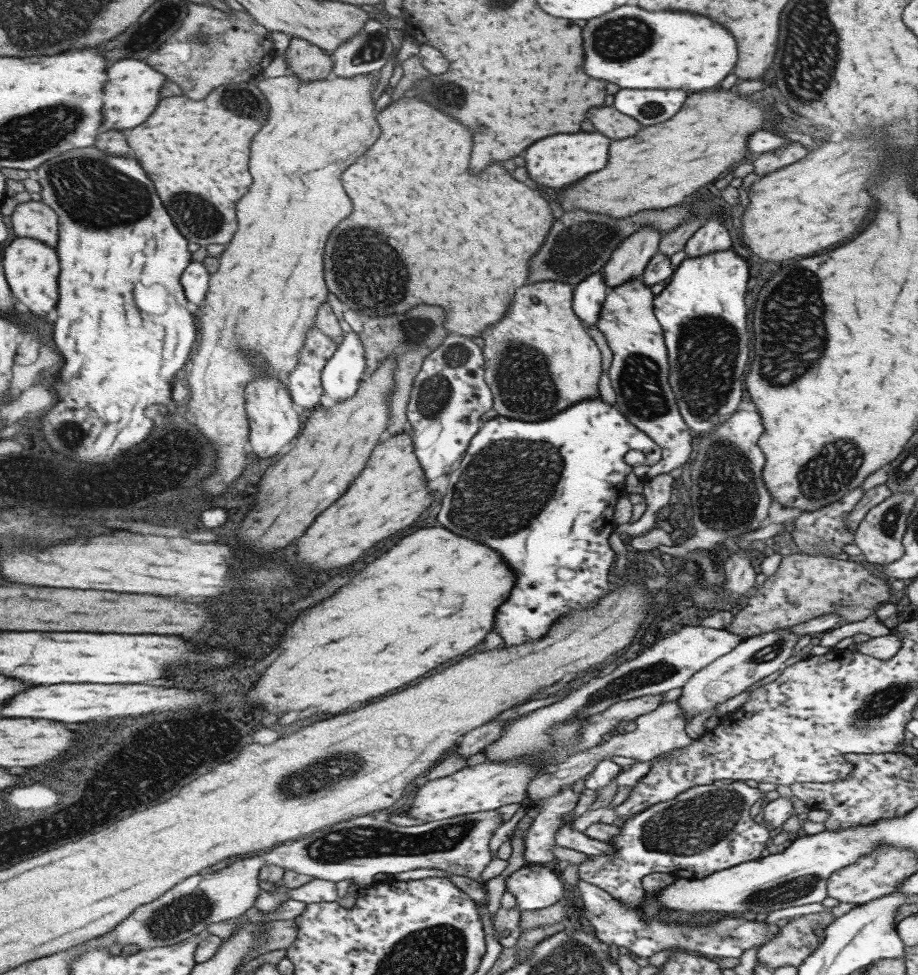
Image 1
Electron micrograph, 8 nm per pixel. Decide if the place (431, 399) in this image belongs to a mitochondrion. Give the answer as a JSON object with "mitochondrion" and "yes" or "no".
{"mitochondrion":"yes"}

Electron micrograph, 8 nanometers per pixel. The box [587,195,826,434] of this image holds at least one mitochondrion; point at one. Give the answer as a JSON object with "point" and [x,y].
{"point":[709,349]}

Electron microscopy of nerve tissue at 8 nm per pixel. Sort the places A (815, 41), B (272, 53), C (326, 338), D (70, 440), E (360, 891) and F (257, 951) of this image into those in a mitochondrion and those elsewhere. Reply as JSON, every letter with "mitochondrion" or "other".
{"A":"mitochondrion","B":"other","C":"other","D":"mitochondrion","E":"other","F":"other"}

